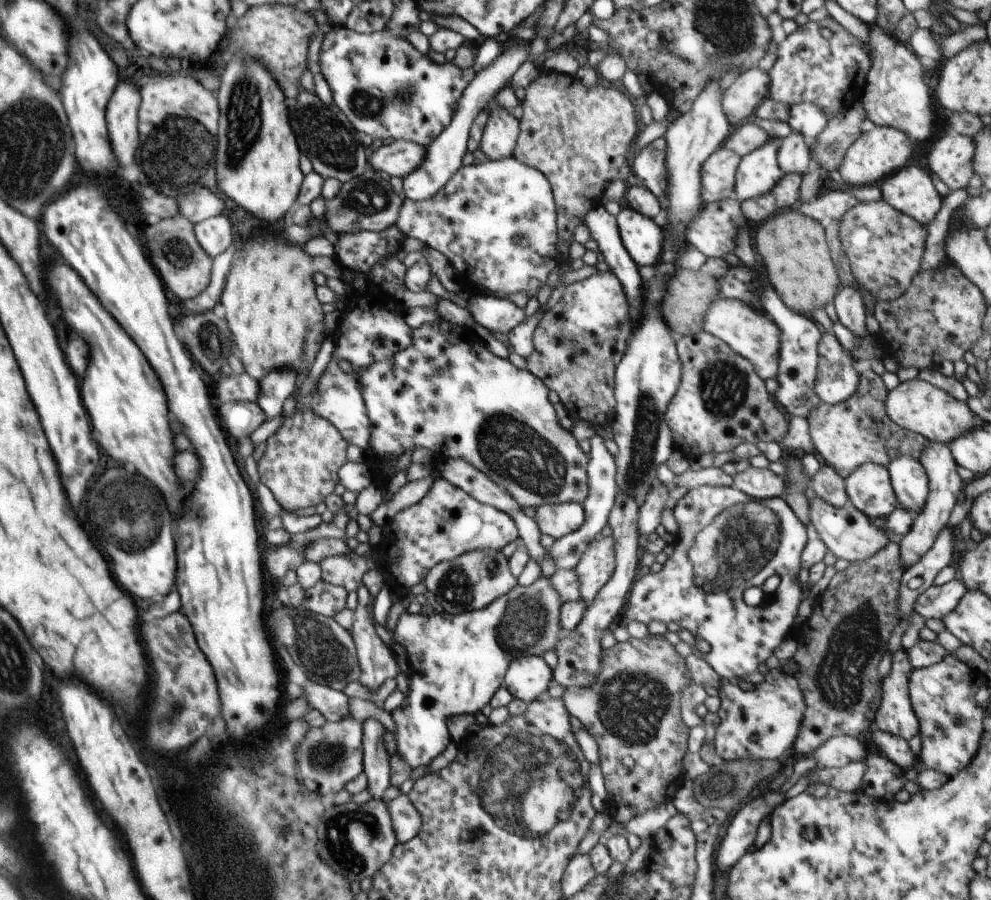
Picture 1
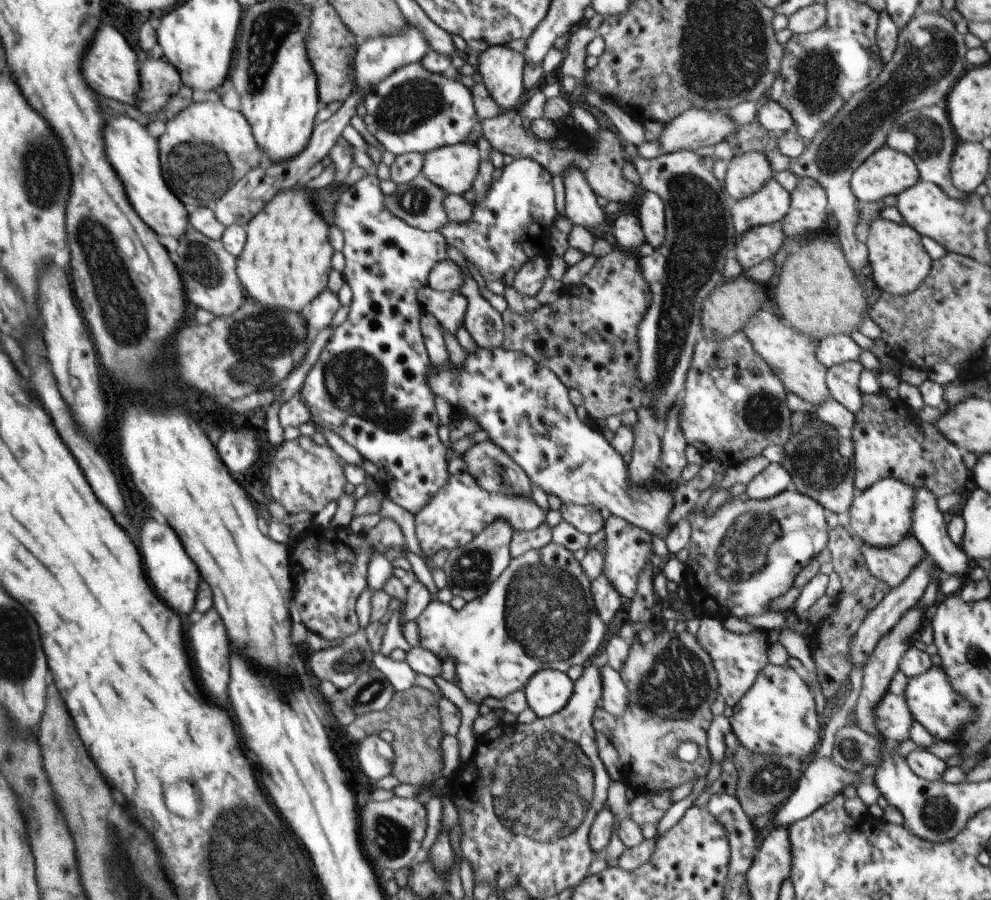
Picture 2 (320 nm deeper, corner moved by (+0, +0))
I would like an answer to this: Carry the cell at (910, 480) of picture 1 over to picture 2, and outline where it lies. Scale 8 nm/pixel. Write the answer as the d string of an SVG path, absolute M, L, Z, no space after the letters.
M927 488L916 489L915 501L913 502L913 521L911 524L912 536L918 539L922 544L928 557L935 566L944 570L946 574L956 577L967 577L968 557L966 553L949 537L947 531L948 516L944 516L938 506L936 506L937 498Z

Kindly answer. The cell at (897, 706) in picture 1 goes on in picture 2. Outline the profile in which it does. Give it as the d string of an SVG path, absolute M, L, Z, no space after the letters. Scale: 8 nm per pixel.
M902 671L894 674L886 694L873 710L874 724L879 734L895 744L910 739L909 728L914 720L905 699L908 681L909 678Z

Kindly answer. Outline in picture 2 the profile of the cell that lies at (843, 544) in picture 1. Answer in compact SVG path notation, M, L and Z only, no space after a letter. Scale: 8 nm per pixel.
M912 534L904 537L895 547L878 548L860 544L868 570L890 588L902 584L913 568L928 557L925 548Z

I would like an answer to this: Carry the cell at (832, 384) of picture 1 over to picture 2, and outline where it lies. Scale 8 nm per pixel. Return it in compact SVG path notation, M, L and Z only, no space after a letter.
M848 361L832 365L826 375L826 384L834 400L854 414L860 411L863 405L863 392L859 387L863 368L860 361Z

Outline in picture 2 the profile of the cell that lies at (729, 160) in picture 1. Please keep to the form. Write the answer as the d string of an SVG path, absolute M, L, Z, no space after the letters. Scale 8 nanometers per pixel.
M758 151L734 156L727 163L724 186L735 201L757 193L775 176L767 156Z

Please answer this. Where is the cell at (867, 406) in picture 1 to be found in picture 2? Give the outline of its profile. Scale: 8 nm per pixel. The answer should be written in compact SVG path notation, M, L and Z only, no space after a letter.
M883 391L863 394L862 400L855 427L849 432L855 446L856 490L866 490L890 476L916 489L927 488L938 499L969 484L970 472L962 461L962 451L935 424L922 421L902 400L890 399Z

